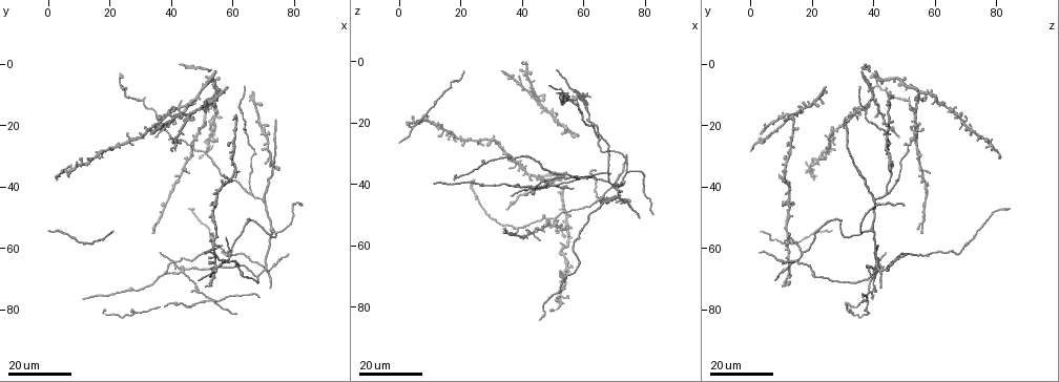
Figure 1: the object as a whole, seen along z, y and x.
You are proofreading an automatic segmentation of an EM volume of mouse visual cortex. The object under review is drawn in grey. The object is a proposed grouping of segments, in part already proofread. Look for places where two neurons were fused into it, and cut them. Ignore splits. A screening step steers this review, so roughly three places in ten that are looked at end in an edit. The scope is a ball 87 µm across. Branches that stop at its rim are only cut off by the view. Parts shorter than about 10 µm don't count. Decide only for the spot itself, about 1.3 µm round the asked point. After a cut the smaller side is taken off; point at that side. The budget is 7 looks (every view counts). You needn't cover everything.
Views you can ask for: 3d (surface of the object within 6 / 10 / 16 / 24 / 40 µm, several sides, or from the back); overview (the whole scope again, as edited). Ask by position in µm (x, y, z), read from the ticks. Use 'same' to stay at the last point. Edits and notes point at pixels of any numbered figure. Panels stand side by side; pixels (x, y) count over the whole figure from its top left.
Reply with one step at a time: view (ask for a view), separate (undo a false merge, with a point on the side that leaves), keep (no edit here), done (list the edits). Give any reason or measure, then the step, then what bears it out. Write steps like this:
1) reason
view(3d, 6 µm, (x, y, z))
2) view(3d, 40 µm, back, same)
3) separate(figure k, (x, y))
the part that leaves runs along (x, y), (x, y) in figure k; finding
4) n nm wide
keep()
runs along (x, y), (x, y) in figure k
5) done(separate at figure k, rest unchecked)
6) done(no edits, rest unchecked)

branch point
view(3d, 24 µm, (46, 26, 51))

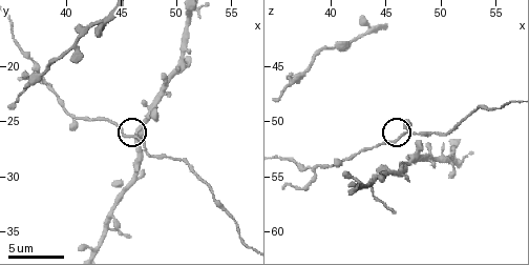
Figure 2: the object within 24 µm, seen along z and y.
view(3d, 10 µm, (46.6, 26.4, 51.0))

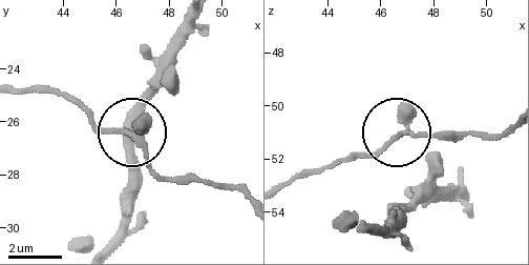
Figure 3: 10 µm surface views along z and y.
3 arms
keep()
runs along (511, 130), (498, 138), (423, 138), (403, 130), (331, 164) in figure 3; continuous, no second neuron

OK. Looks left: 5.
three-way junction
view(3d, 16 µm, (37, 69, 41))

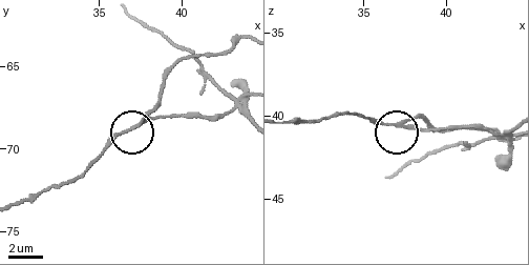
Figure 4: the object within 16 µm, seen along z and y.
view(3d, 6 µm, (37.7, 68.2, 40.2))

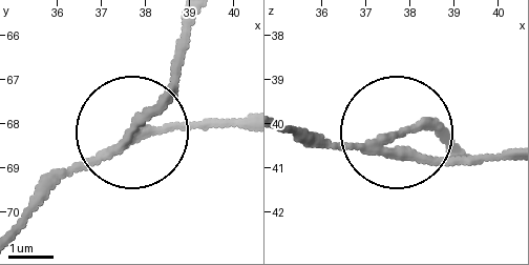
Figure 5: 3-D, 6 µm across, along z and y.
from behind
view(3d, 6 µm, back, (37.60, 68.25, 40.30))

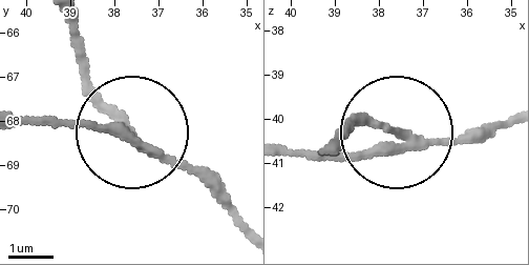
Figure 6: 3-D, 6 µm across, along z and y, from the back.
separate(figure 6, (100, 94))
the part that leaves runs along (138, 139), (92, 85), (70, 18) in figure 6; two neurons meet here

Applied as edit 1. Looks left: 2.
done(separate at figure 6, rest unchecked)

